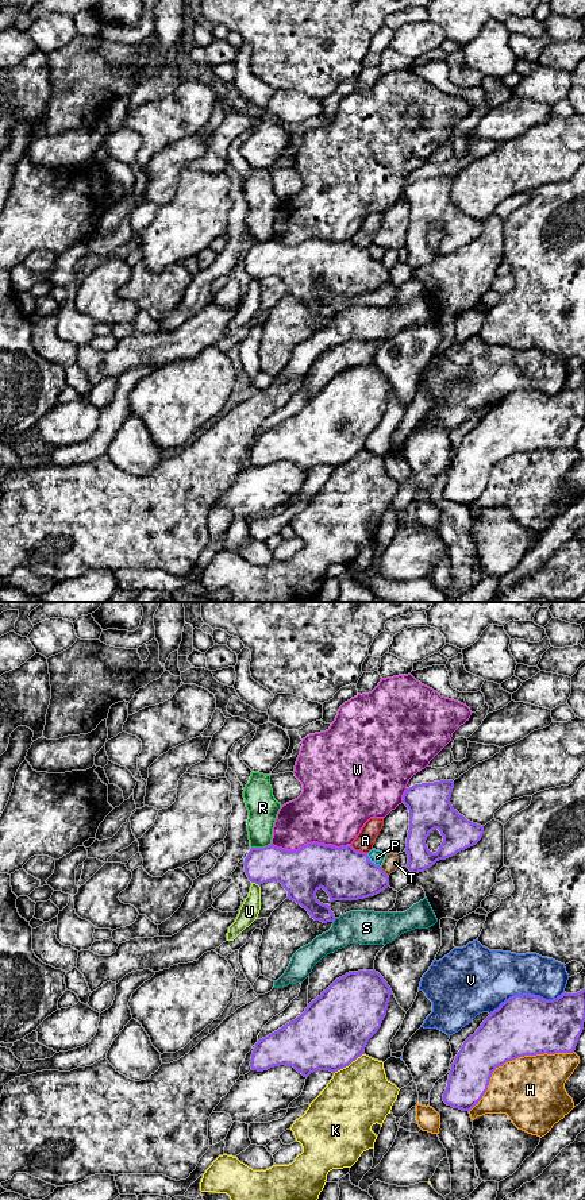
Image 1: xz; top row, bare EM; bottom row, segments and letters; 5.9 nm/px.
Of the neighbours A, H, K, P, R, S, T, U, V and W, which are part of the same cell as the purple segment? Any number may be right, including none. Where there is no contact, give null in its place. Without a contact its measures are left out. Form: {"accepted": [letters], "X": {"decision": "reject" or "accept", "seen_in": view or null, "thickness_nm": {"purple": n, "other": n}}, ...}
{"accepted": [], "A": {"decision": "reject", "seen_in": "xz", "thickness_nm": {"purple": 320, "other": 110}}, "H": {"decision": "reject", "seen_in": "xz", "thickness_nm": {"purple": 360, "other": 400}}, "K": {"decision": "reject", "seen_in": "xz", "thickness_nm": {"purple": 420, "other": 380}}, "P": {"decision": "reject", "seen_in": "xz", "thickness_nm": {"purple": 320, "other": 80}}, "R": {"decision": "reject", "seen_in": "xz", "thickness_nm": {"purple": 240, "other": 180}}, "S": {"decision": "reject", "seen_in": "xz", "thickness_nm": {"purple": 260, "other": 200}}, "T": {"decision": "reject", "seen_in": "xz", "thickness_nm": {"purple": 320, "other": 90}}, "U": {"decision": "reject", "seen_in": "xz", "thickness_nm": {"purple": 240, "other": 120}}, "V": {"decision": "reject", "seen_in": "xz", "thickness_nm": {"purple": 360, "other": 340}}, "W": {"decision": "reject", "seen_in": "xz", "thickness_nm": {"purple": 300, "other": 420}}}

